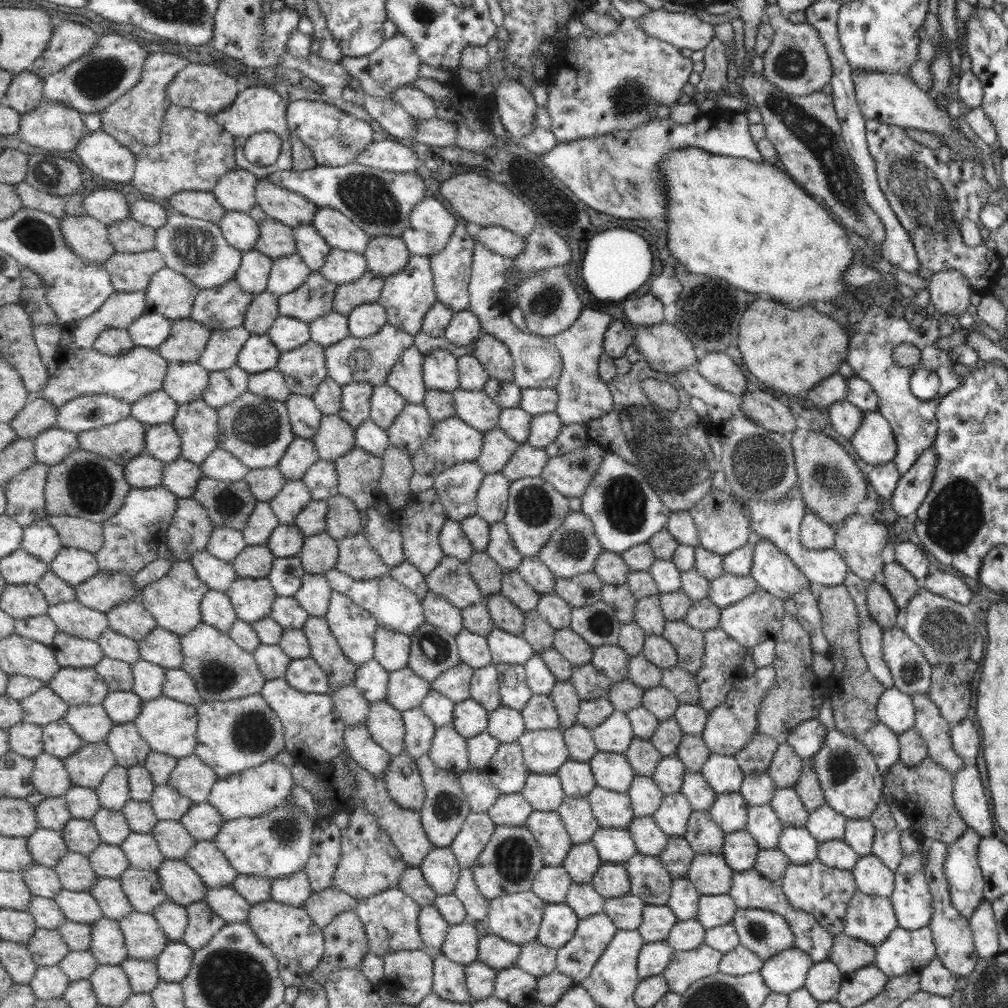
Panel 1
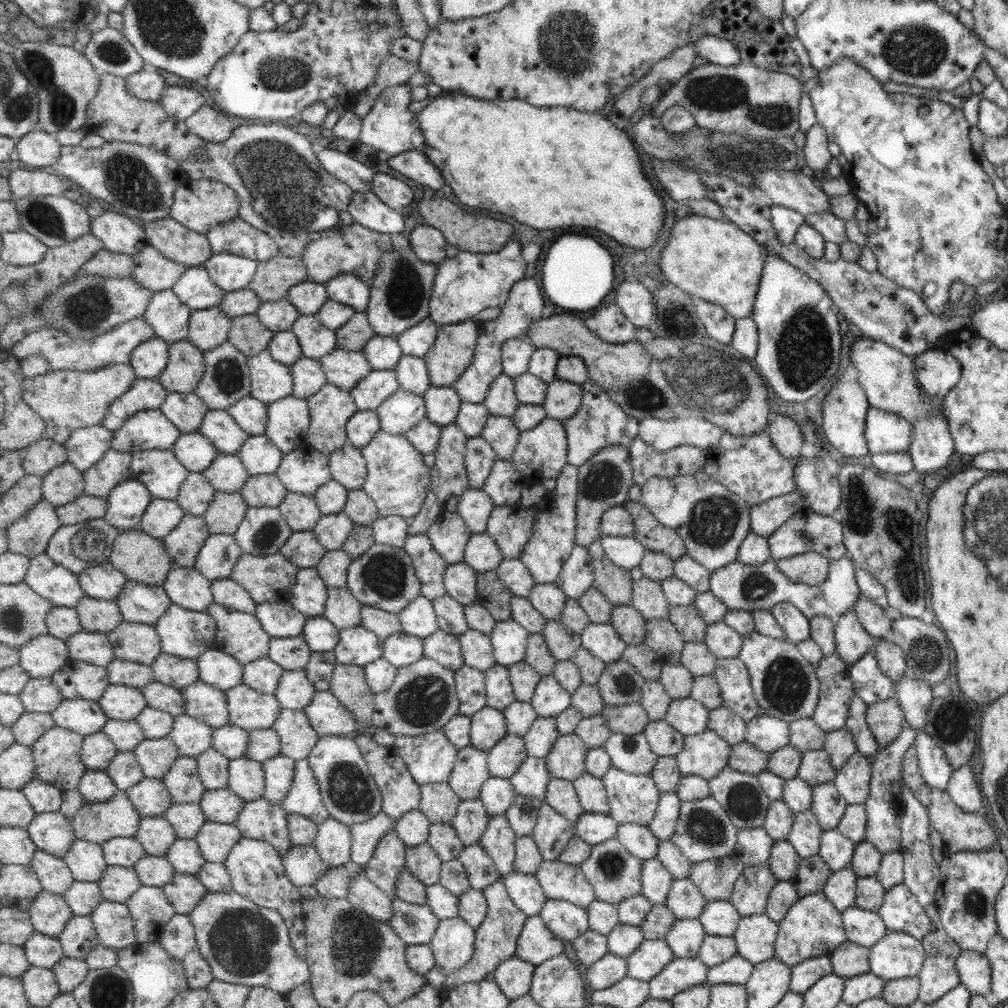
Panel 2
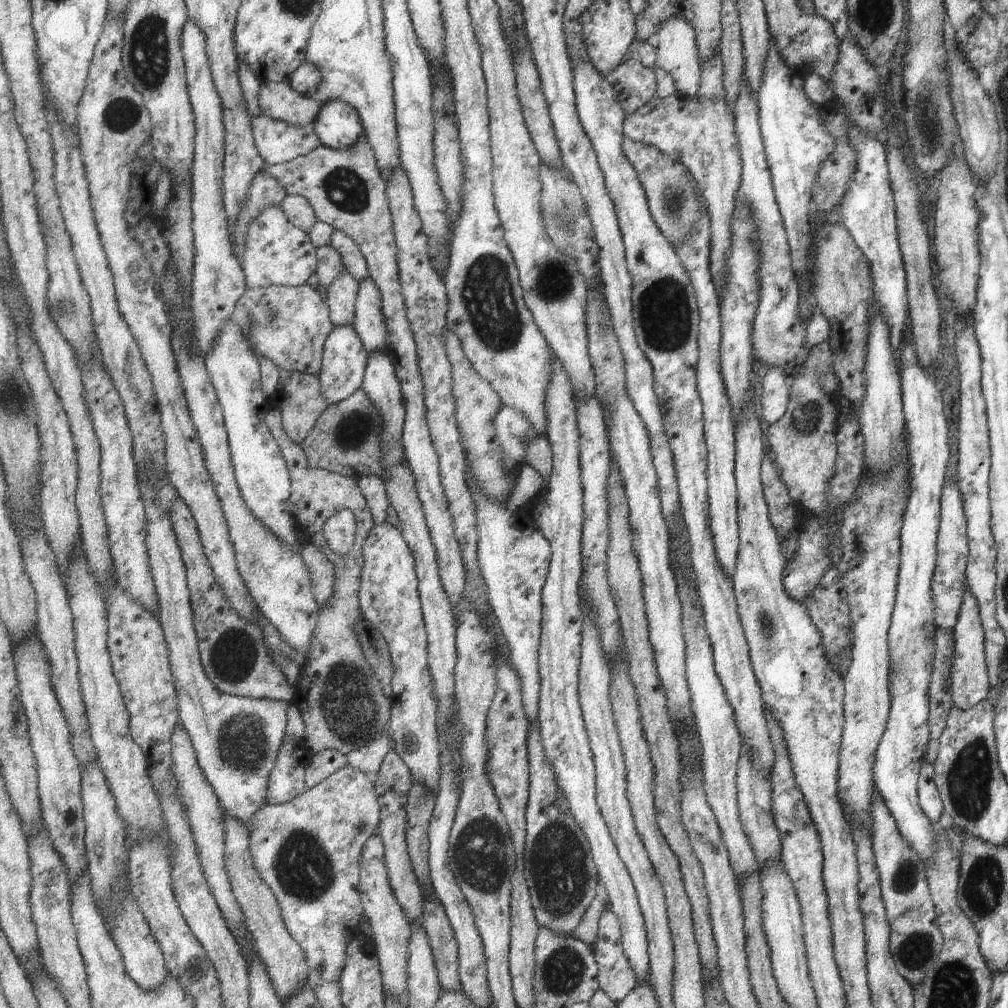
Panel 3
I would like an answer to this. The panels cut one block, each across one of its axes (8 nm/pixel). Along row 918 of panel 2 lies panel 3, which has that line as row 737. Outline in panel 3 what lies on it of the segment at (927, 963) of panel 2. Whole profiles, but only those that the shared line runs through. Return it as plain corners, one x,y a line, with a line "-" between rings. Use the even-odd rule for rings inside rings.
935,627
933,634
934,657
931,666
931,680
927,690
929,716
927,718
929,741
926,745
926,760
933,765
939,736
945,726
947,710
952,706
945,680
950,673
953,655
952,632
943,632

